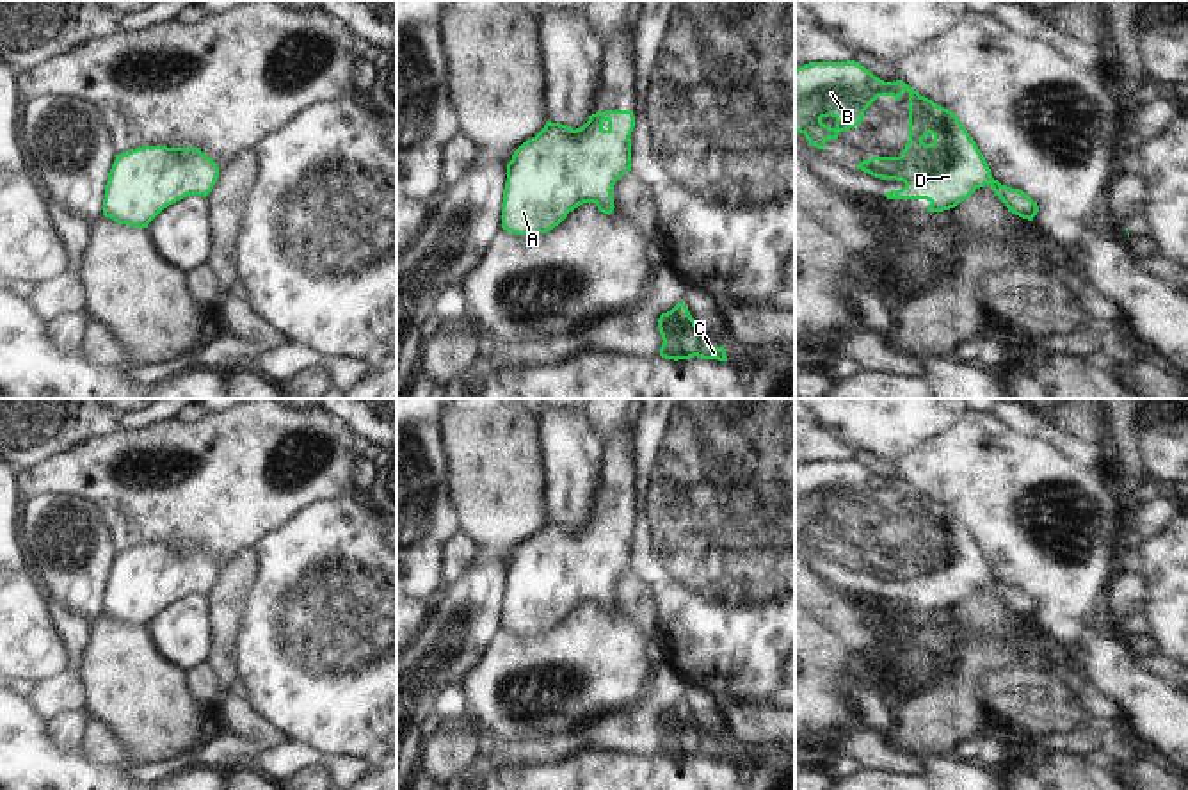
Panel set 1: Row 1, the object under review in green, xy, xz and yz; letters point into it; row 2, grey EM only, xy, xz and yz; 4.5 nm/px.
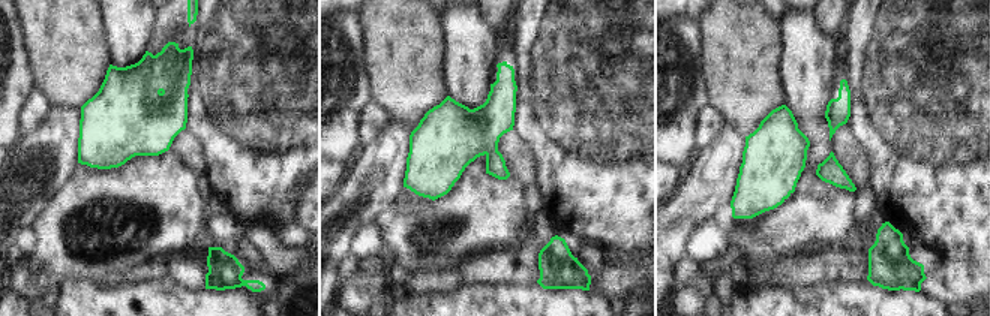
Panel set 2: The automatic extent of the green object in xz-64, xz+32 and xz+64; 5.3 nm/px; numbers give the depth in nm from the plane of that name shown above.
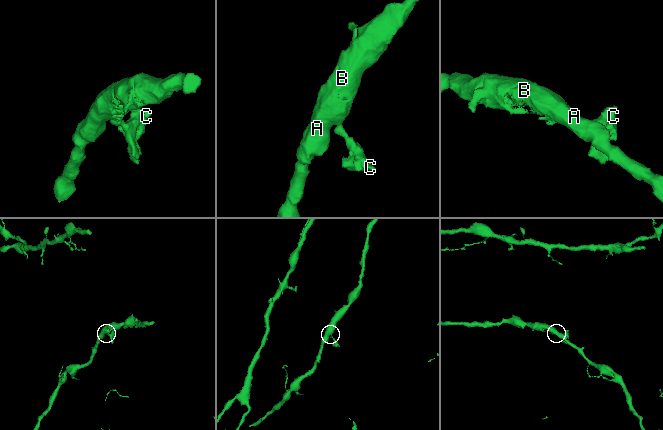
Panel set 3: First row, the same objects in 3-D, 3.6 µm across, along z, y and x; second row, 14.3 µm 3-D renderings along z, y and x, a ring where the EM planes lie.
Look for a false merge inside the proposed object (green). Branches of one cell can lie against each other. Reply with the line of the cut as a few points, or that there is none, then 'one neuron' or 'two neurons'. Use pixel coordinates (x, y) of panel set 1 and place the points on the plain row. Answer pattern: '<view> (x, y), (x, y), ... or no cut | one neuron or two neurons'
no cut | one neuron

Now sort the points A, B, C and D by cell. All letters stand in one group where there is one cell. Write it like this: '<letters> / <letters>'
A B C D

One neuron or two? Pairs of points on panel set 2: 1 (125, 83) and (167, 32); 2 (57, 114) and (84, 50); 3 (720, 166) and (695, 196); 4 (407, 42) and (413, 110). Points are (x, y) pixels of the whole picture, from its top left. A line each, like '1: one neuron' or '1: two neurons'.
1: one neuron
2: two neurons
3: one neuron
4: one neuron

